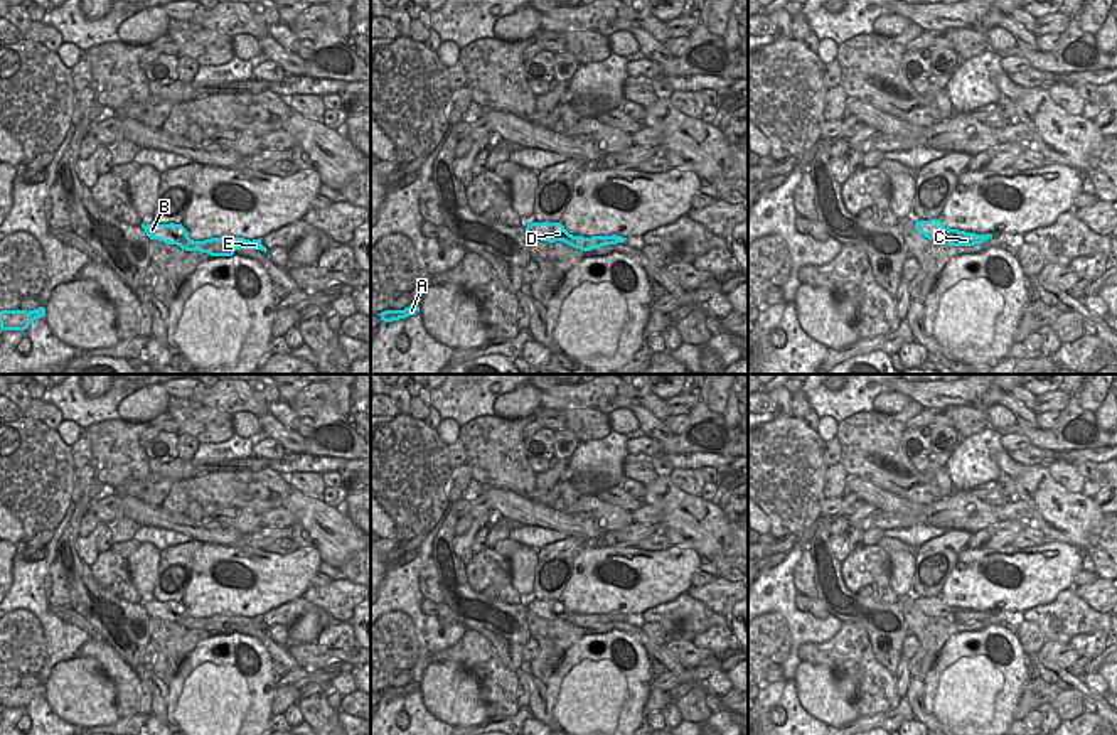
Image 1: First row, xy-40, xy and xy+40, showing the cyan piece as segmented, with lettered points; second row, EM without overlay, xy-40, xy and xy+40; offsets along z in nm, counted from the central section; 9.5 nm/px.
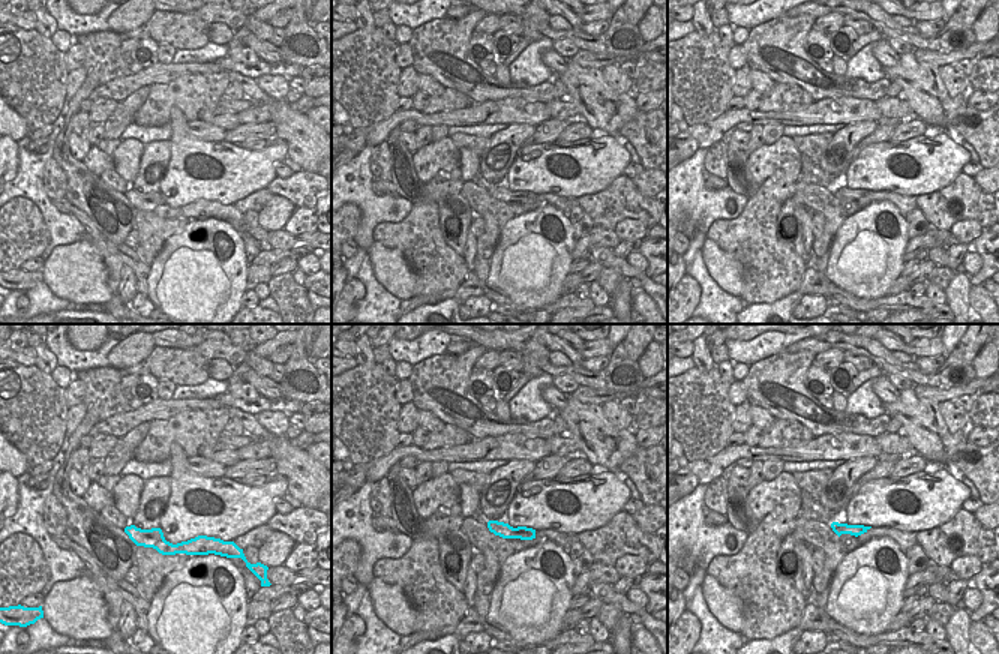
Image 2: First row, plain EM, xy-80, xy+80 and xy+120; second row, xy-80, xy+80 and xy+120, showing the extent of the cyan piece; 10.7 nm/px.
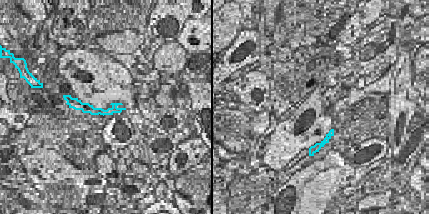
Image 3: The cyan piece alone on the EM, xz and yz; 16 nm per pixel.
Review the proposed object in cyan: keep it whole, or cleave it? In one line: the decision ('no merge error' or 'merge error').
merge error

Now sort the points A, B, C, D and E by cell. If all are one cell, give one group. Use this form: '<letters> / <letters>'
A C E / B D

